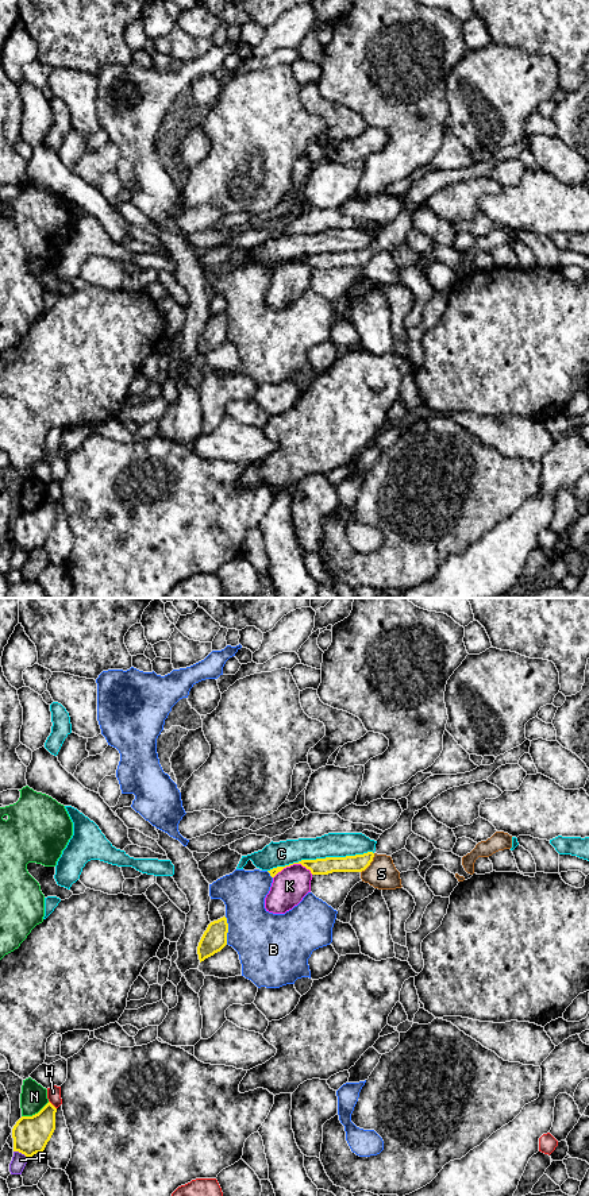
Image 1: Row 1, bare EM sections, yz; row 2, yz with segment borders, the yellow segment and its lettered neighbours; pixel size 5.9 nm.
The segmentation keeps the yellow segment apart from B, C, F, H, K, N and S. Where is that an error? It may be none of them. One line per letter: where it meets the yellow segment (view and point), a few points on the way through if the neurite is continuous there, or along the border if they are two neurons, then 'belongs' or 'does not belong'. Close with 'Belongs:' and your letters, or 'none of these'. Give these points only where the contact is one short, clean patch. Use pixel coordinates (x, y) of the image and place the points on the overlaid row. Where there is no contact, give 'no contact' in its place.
B: meets yellow in yz at (227, 930); does not belong
C: meets yellow in yz at (320, 859); does not belong
F: meets yellow in yz at (20, 1152); does not belong
H: meets yellow in yz at (52, 1104); does not belong
K: meets yellow in yz at (292, 864); does not belong
N: meets yellow in yz at (35, 1114); does not belong
S: meets yellow in yz at (370, 861); border along yz (374, 853), (370, 863), (361, 872); does not belong
Belongs: none of these

